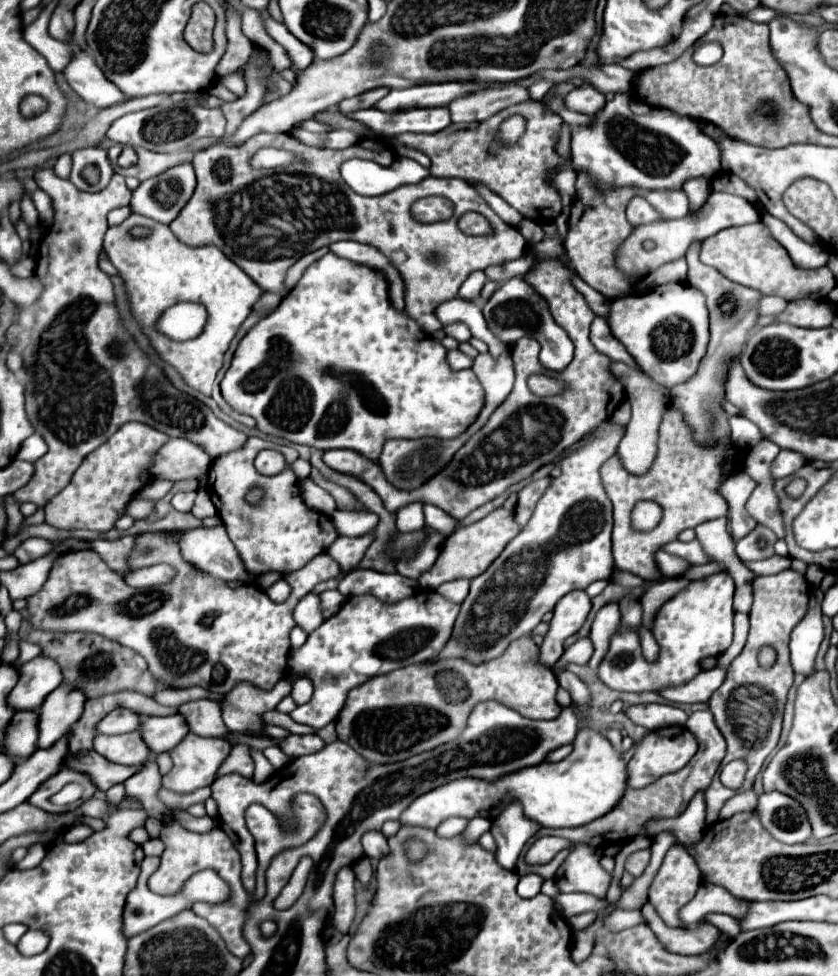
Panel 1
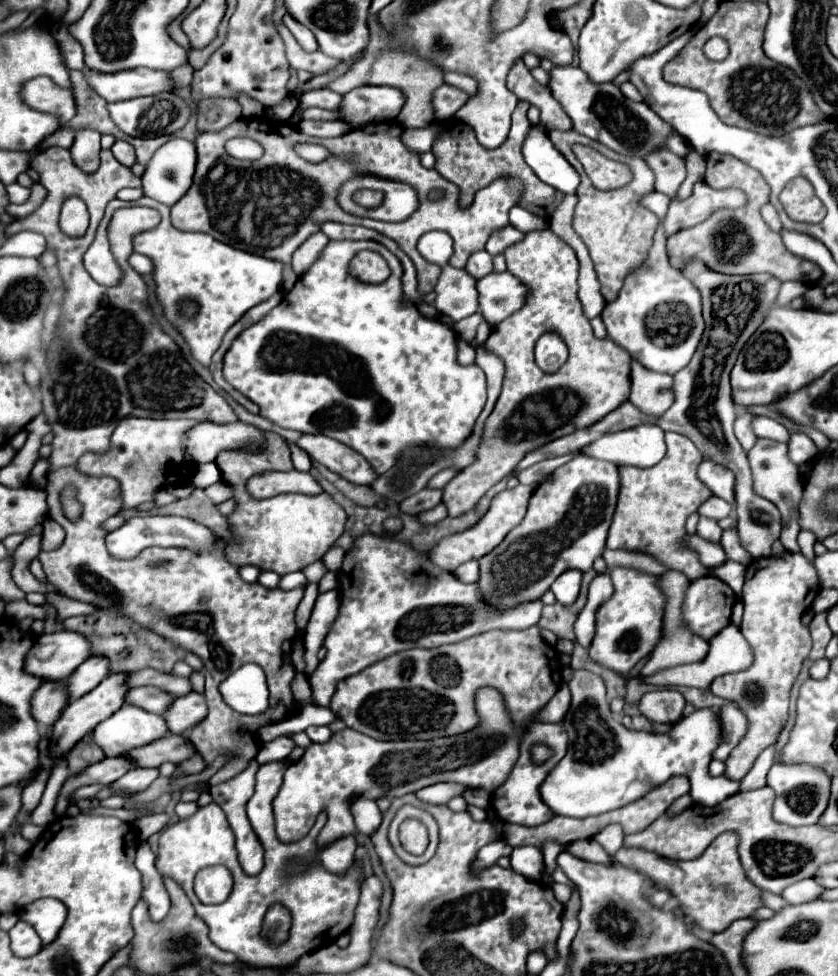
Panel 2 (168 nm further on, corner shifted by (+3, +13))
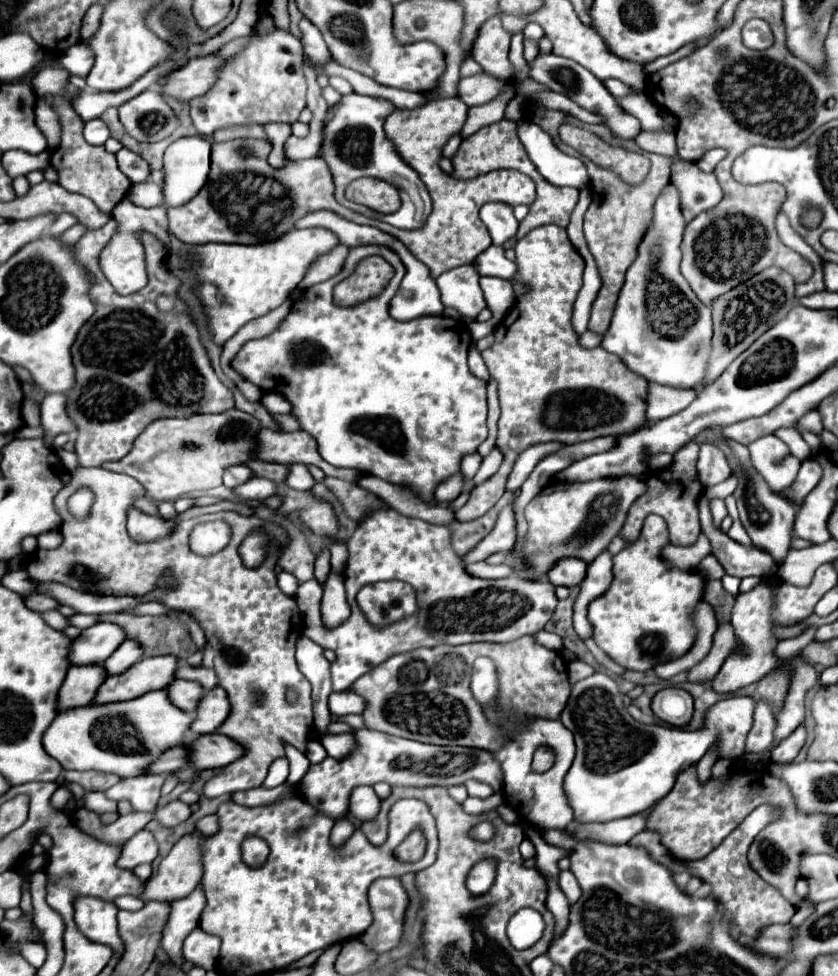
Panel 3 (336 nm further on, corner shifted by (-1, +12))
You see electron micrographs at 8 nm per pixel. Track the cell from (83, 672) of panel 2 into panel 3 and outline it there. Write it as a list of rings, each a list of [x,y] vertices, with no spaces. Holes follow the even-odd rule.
[[[125,641],[119,645],[119,649],[103,663],[103,669],[107,673],[107,677],[111,675],[119,675],[123,671],[127,671],[133,663],[137,663],[143,657],[143,649],[139,647],[137,641]]]

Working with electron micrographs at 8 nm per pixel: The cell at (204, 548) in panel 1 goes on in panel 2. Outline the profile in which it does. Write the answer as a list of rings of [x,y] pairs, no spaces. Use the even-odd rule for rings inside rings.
[[[135,516],[127,520],[121,528],[109,532],[107,536],[107,548],[115,558],[131,560],[141,550],[149,546],[179,546],[179,548],[193,548],[193,550],[209,550],[215,540],[215,534],[203,526],[195,524],[193,520],[179,518],[179,516]]]

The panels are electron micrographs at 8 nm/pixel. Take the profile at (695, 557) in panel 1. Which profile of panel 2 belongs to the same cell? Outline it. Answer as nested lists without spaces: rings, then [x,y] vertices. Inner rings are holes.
[[[705,516],[699,520],[699,526],[697,526],[697,534],[701,536],[701,538],[705,538],[705,540],[711,540],[711,542],[719,542],[719,538],[721,538],[721,528],[719,528],[719,524],[717,522],[711,522],[711,520],[707,520]]]

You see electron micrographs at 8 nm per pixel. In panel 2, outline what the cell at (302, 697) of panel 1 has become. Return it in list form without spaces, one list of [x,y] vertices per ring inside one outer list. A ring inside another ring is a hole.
[[[329,590],[317,596],[311,620],[305,628],[303,634],[303,644],[305,644],[305,662],[307,662],[307,674],[313,674],[315,666],[319,664],[317,660],[317,652],[323,646],[323,640],[331,628],[331,624],[335,622],[337,614],[339,614],[339,592],[337,590]]]

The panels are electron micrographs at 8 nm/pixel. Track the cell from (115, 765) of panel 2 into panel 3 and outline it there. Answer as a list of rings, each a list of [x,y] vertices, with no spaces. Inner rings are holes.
[[[179,745],[159,755],[159,759],[155,759],[155,763],[149,765],[147,773],[171,773],[171,771],[179,771],[185,765],[187,765],[187,753],[185,753],[185,747]]]

